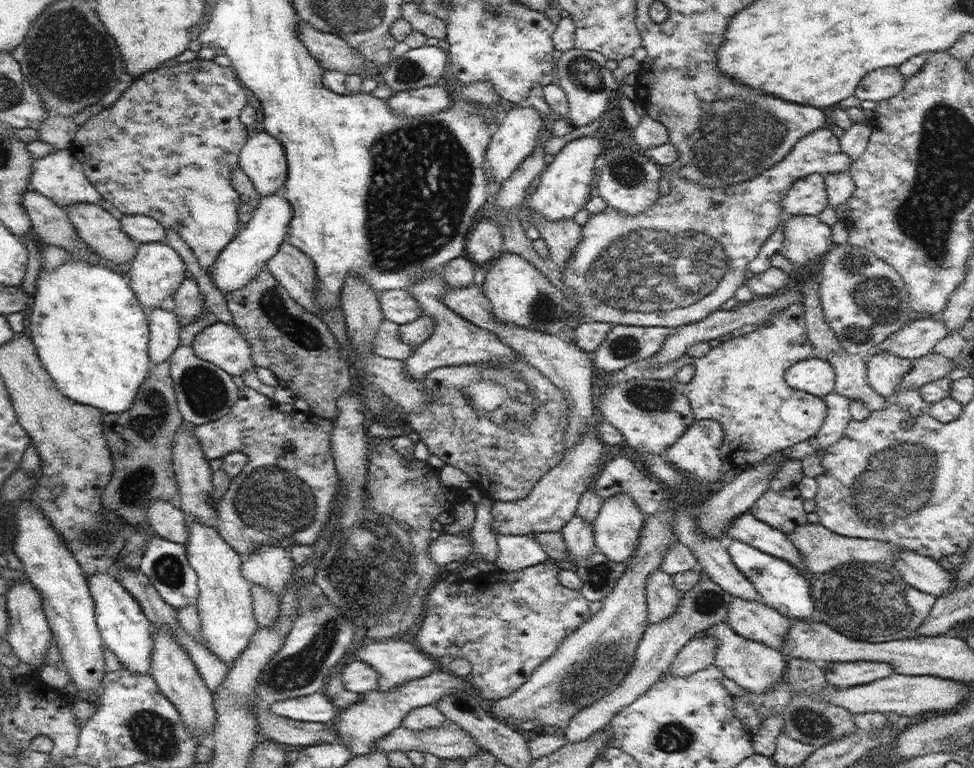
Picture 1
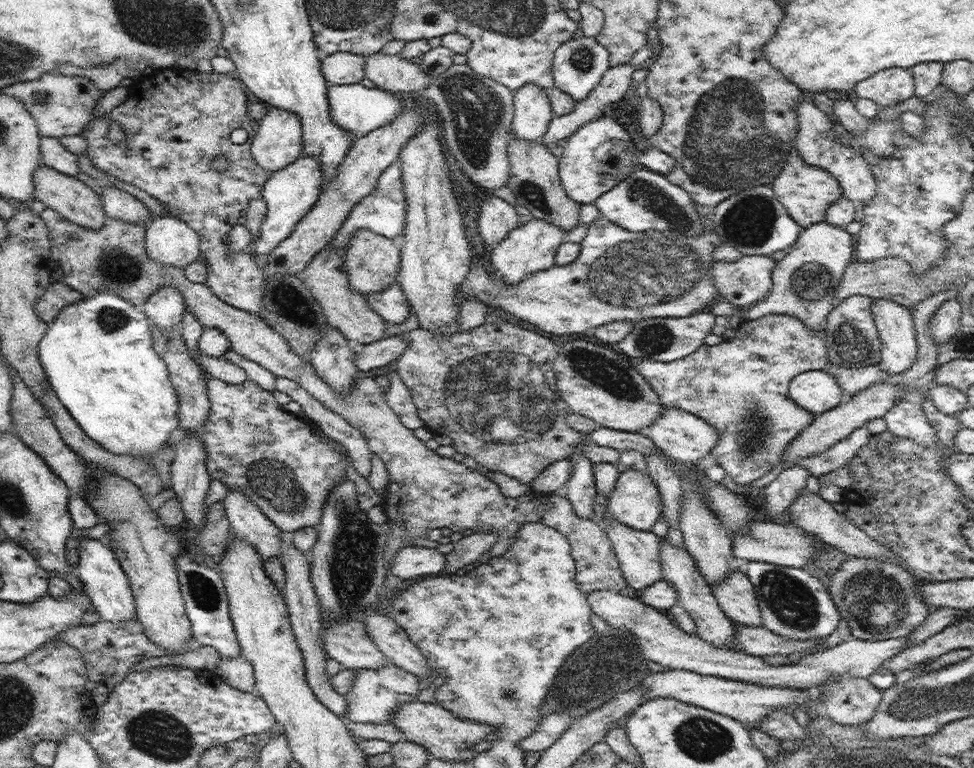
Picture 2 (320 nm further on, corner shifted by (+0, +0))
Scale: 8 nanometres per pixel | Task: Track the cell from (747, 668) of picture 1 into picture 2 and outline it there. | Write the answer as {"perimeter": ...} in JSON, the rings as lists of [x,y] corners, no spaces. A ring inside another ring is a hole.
{"perimeter":[[[665,537],[660,538],[660,566],[663,579],[672,585],[672,588],[678,593],[678,604],[685,608],[686,612],[694,620],[697,626],[695,632],[706,642],[710,642],[718,648],[734,649],[735,624],[733,620],[724,614],[718,601],[712,594],[711,586],[702,576],[697,567],[694,557],[686,550],[685,546],[675,547]]]}

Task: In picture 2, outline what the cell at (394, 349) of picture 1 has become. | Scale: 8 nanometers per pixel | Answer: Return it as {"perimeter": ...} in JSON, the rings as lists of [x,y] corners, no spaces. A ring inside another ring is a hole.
{"perimeter":[[[325,247],[318,255],[314,256],[300,275],[306,288],[320,303],[327,324],[338,329],[348,340],[358,340],[367,345],[382,339],[388,324],[382,319],[382,316],[370,308],[367,297],[352,288],[345,265],[346,250],[347,248]]]}

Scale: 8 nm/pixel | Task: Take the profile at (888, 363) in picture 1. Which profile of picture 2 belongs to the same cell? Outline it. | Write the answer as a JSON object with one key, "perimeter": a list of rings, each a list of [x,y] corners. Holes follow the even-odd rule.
{"perimeter":[[[875,299],[871,306],[881,342],[881,362],[888,374],[907,371],[917,358],[917,336],[911,307]]]}

